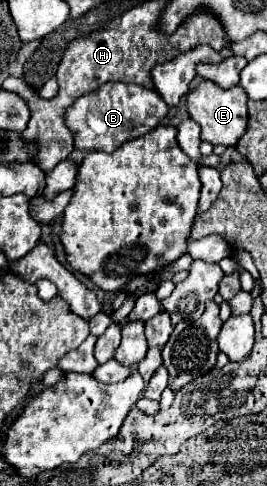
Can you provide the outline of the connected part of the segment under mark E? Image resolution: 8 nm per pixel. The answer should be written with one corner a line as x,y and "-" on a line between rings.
203,80
187,94
187,112
201,126
201,140
211,142
213,146
235,146
241,134
247,130
247,92
241,86
223,90
215,82

